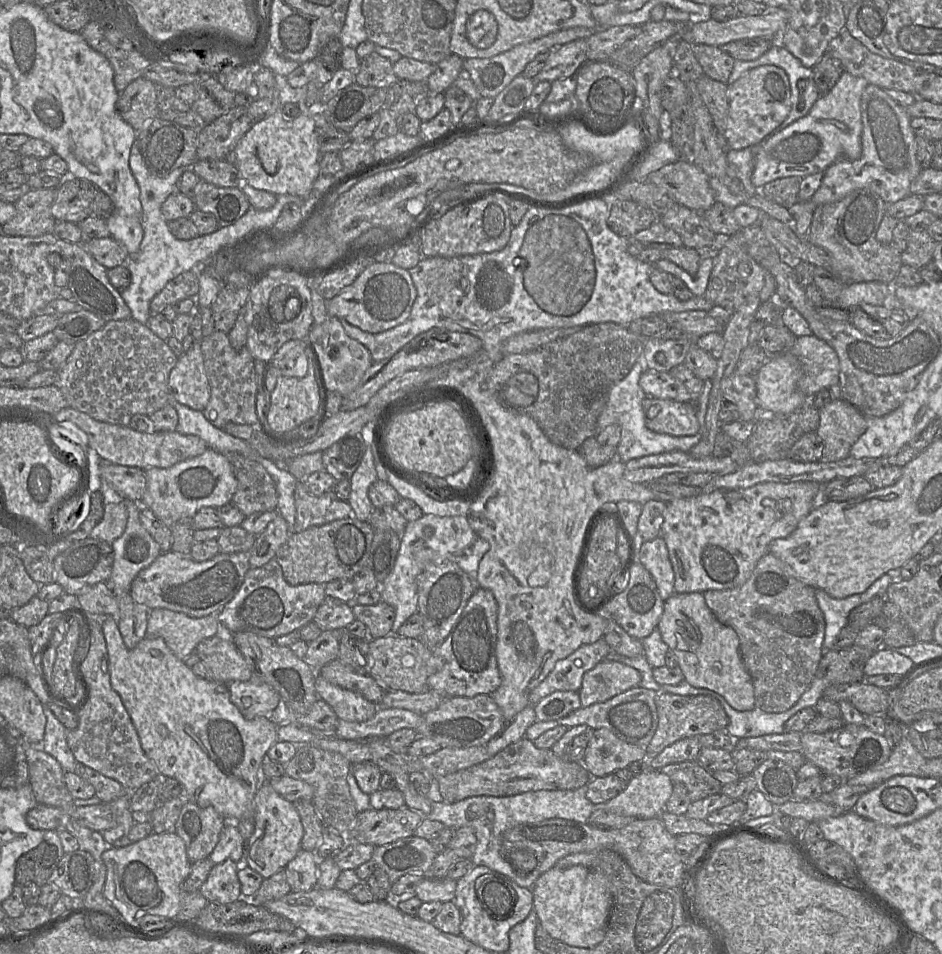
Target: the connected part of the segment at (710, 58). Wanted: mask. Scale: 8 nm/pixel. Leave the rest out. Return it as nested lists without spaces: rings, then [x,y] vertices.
[[[693,44],[692,49],[704,75],[727,84],[736,60],[718,46]]]

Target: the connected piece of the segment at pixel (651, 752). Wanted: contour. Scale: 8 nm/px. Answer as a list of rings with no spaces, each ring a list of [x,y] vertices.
[[[659,692],[656,697],[658,725],[646,748],[647,758],[654,758],[669,745],[689,737],[699,737],[719,730],[726,730],[729,717],[722,704],[709,695],[681,696]]]

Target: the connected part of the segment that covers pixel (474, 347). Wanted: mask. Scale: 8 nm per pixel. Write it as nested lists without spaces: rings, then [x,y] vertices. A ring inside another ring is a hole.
[[[432,328],[420,333],[391,357],[379,362],[373,362],[364,374],[356,389],[347,396],[343,396],[342,411],[351,411],[366,406],[385,384],[406,371],[422,367],[442,365],[454,360],[469,357],[481,351],[482,341],[472,334],[450,331],[445,328]]]

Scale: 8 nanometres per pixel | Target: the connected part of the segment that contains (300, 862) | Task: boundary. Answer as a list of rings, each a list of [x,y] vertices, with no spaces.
[[[301,849],[287,864],[286,876],[292,891],[309,891],[316,887],[319,858],[315,852]]]

